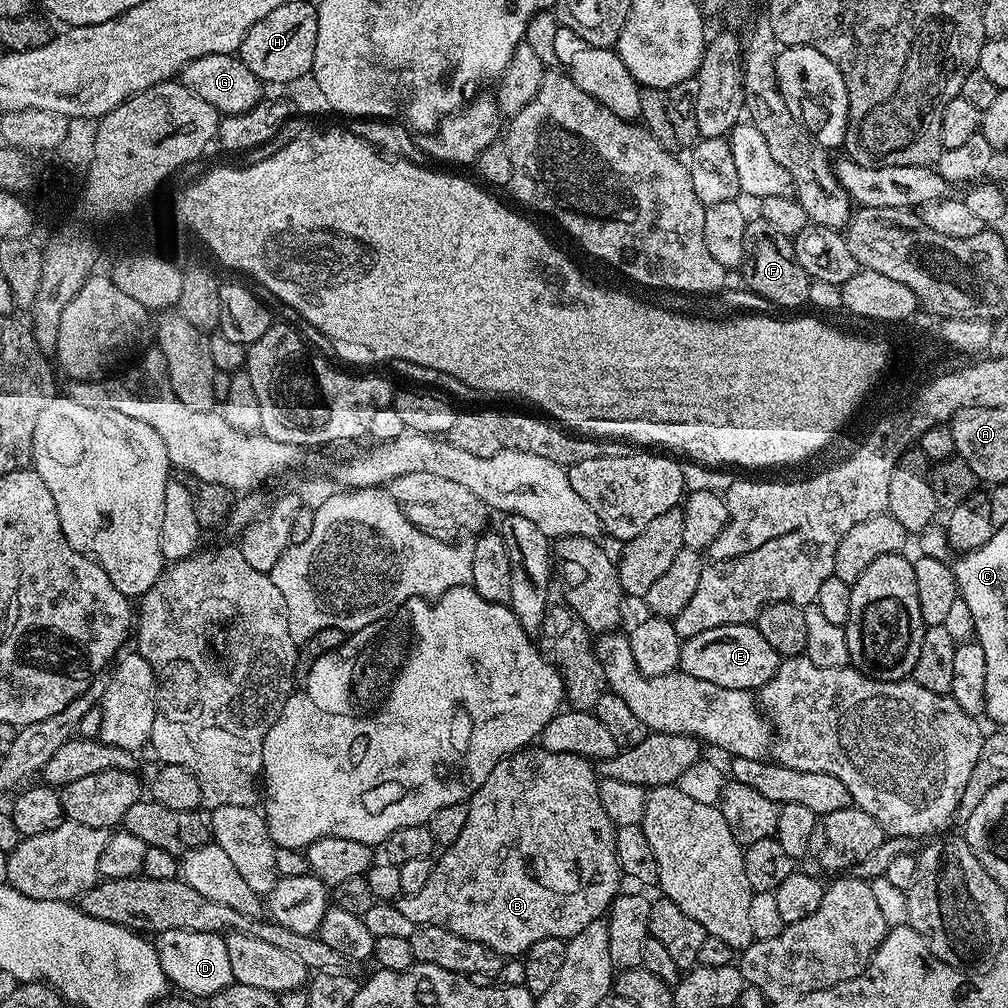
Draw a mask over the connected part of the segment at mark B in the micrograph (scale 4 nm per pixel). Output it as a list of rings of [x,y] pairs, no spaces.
[[[529,746],[500,760],[498,766],[490,770],[490,778],[486,778],[486,782],[467,801],[466,827],[462,829],[462,834],[458,834],[458,839],[454,843],[447,845],[439,853],[440,861],[437,859],[432,865],[430,882],[426,882],[426,886],[422,886],[418,894],[401,895],[400,899],[395,901],[396,908],[402,910],[403,916],[410,918],[410,922],[418,926],[429,924],[445,928],[462,938],[470,938],[474,942],[485,944],[487,948],[505,958],[519,957],[527,952],[530,946],[534,946],[534,942],[542,942],[542,938],[567,941],[577,936],[579,932],[586,930],[586,926],[590,926],[590,922],[601,919],[607,913],[621,891],[622,873],[616,853],[617,825],[608,817],[606,801],[600,796],[600,785],[601,781],[598,779],[593,761],[569,752],[547,752],[545,748]]]

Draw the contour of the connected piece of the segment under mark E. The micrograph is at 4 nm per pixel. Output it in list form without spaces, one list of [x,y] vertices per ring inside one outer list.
[[[755,623],[731,624],[705,630],[683,641],[680,645],[679,671],[702,678],[702,682],[714,682],[714,686],[759,690],[763,684],[770,682],[770,678],[774,678],[781,659],[774,646],[762,638]]]

